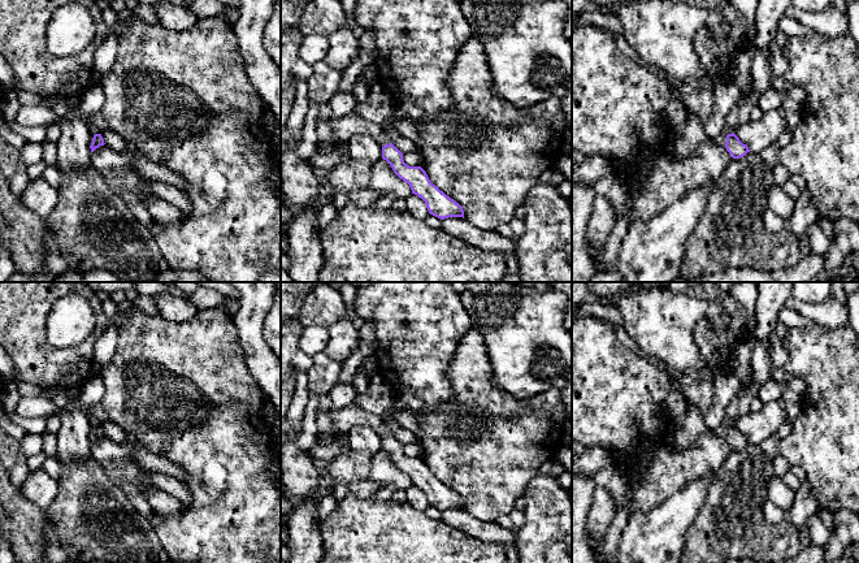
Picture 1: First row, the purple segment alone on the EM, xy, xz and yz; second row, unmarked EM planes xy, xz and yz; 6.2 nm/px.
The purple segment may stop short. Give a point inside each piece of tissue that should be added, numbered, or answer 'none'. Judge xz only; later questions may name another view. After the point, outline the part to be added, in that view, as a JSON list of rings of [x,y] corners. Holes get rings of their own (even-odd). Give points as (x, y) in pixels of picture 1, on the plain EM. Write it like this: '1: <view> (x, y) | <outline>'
1: xz (345, 419) | [[[355,402],[340,410],[330,411],[329,416],[337,436],[348,433],[351,428],[357,425],[370,426],[382,438],[390,434],[389,428],[381,416],[360,408]]]

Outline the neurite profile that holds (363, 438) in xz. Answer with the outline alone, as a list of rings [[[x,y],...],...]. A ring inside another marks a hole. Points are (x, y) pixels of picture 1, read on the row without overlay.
[[[357,425],[348,430],[348,446],[352,450],[378,452],[382,449],[382,437],[370,426]]]

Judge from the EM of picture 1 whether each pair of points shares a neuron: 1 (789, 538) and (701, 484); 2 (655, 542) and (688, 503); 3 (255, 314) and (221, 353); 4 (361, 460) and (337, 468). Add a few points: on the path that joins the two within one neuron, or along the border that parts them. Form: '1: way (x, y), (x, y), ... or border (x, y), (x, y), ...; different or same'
1: border (715, 475), (707, 490), (706, 501), (695, 516); different
2: way (662, 533), (679, 512); same
3: border (231, 319), (247, 363); different
4: way (355, 466), (343, 468); same

